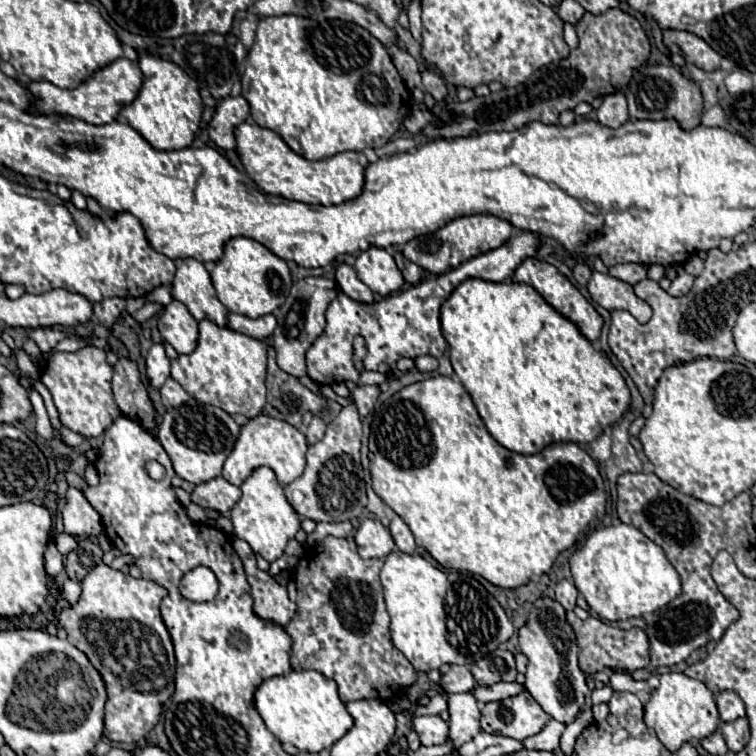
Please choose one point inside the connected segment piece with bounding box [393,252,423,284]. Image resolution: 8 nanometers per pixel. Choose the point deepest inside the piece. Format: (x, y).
(411, 272)

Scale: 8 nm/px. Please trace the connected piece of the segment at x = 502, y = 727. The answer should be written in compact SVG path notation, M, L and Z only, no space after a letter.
M521 690L517 696L501 702L487 702L481 708L481 728L489 734L501 734L515 740L523 740L543 730L549 722L549 714Z

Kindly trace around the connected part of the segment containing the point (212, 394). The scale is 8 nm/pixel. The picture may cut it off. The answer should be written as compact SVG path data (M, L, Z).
M201 320L197 348L191 354L179 354L179 358L171 360L171 378L175 378L185 392L205 404L219 406L227 414L243 414L253 418L261 414L265 406L265 368L265 340L233 332L231 328L217 326L211 320Z

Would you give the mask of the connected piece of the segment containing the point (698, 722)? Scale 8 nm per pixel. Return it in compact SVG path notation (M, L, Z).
M683 672L661 674L661 684L657 690L653 690L653 694L651 694L649 702L643 706L643 710L645 710L643 720L645 720L647 728L655 730L661 744L665 748L669 748L671 752L677 752L681 748L681 744L685 744L689 740L701 740L701 738L713 734L717 730L717 726L721 724L711 690L703 682L689 678Z

